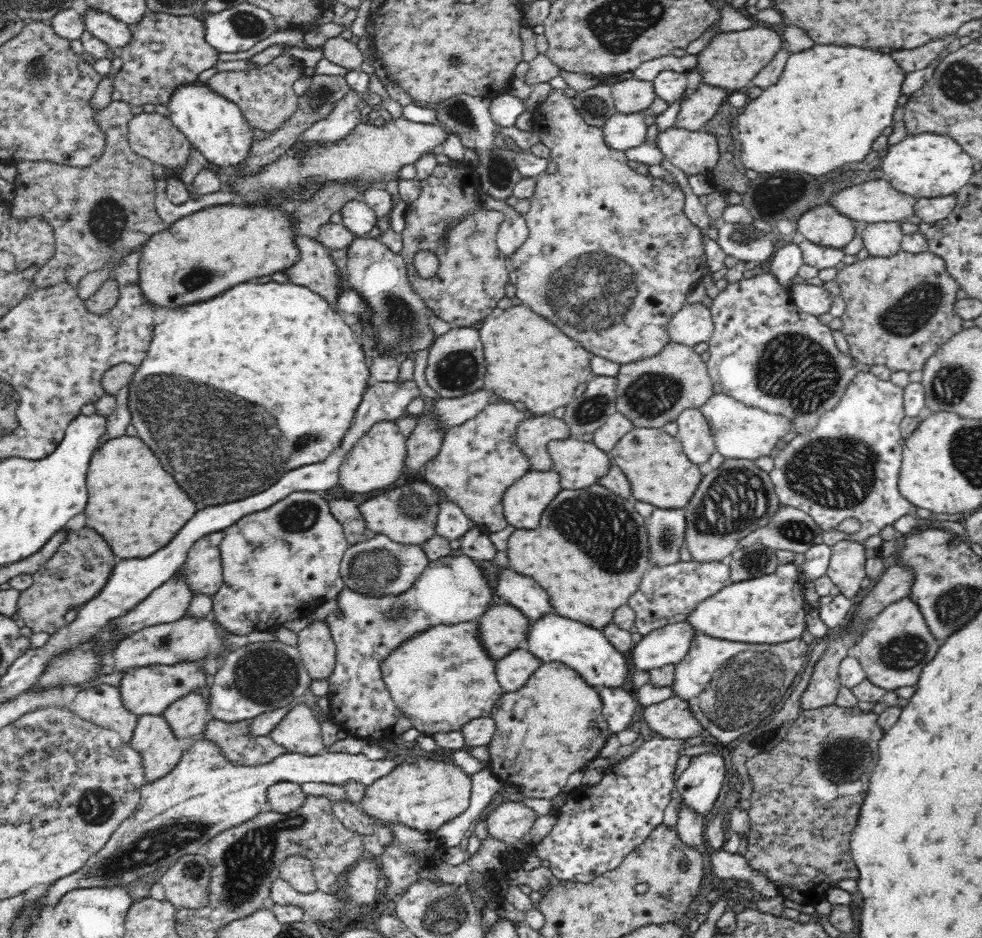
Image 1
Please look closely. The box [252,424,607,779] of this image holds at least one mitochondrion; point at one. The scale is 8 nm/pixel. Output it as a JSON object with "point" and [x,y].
{"point":[374,568]}

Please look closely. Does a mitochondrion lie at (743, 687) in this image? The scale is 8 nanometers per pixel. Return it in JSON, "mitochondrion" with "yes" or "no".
{"mitochondrion":"yes"}

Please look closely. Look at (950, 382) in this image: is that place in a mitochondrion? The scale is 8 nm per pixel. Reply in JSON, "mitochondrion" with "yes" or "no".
{"mitochondrion":"yes"}

